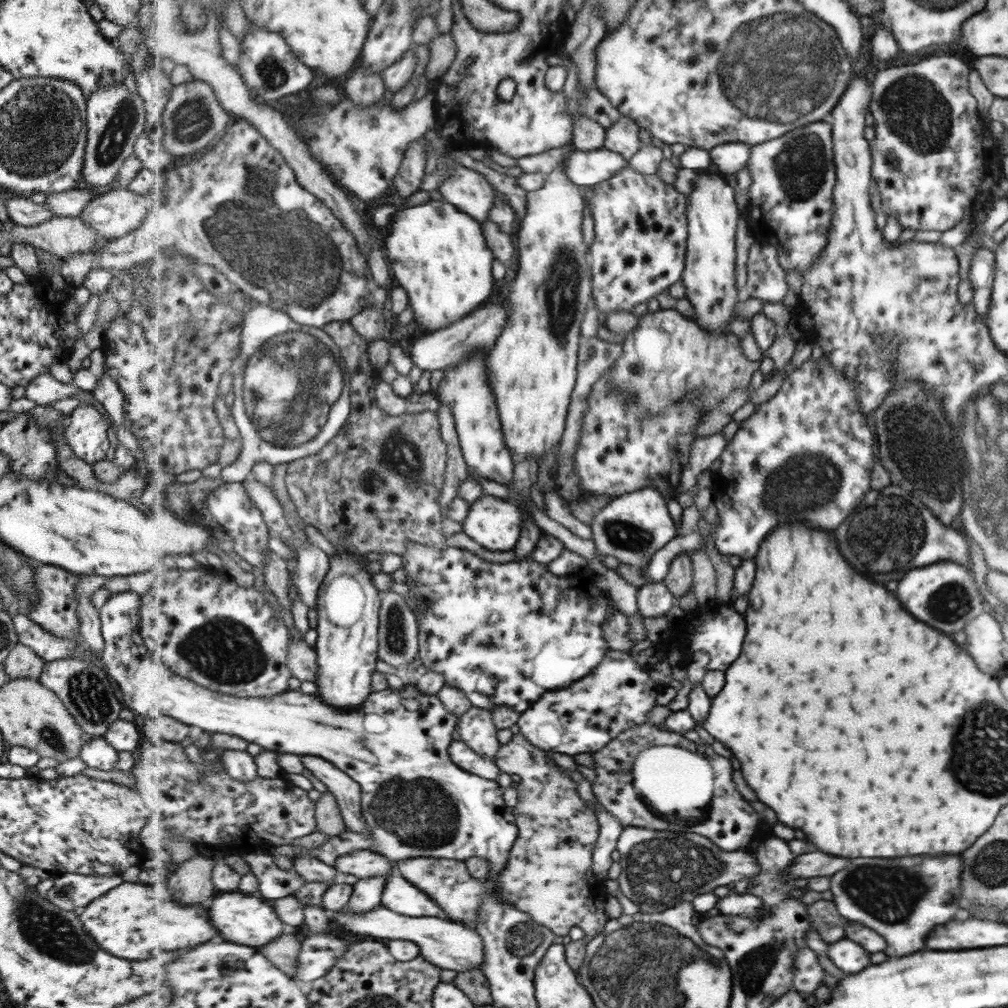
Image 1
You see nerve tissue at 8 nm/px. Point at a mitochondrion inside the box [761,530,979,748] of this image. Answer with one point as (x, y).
(953, 601)

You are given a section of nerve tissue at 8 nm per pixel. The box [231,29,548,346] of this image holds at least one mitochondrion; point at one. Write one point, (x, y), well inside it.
(273, 76)

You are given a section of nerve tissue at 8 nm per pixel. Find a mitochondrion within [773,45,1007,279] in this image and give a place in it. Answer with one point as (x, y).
(915, 112)

